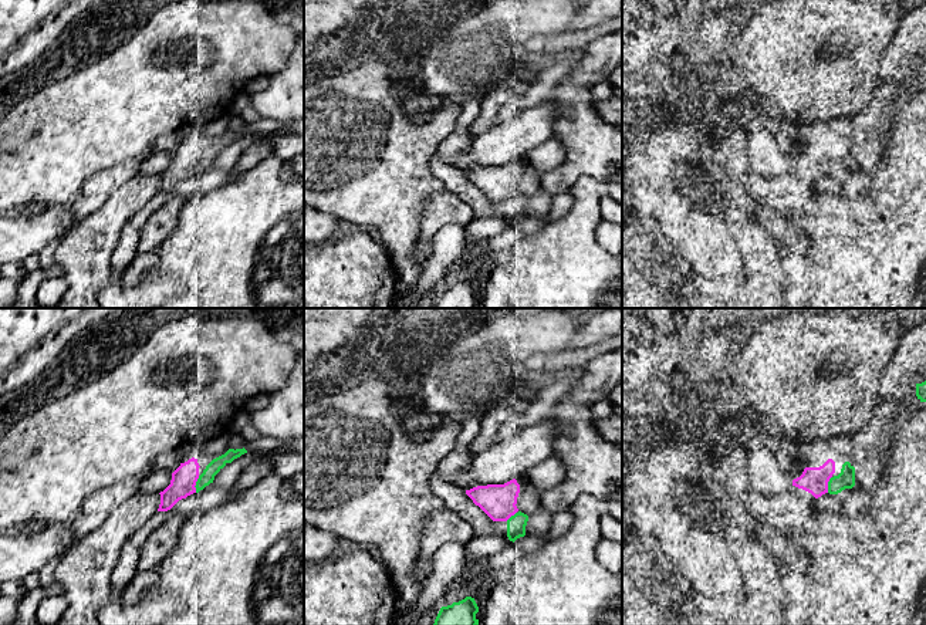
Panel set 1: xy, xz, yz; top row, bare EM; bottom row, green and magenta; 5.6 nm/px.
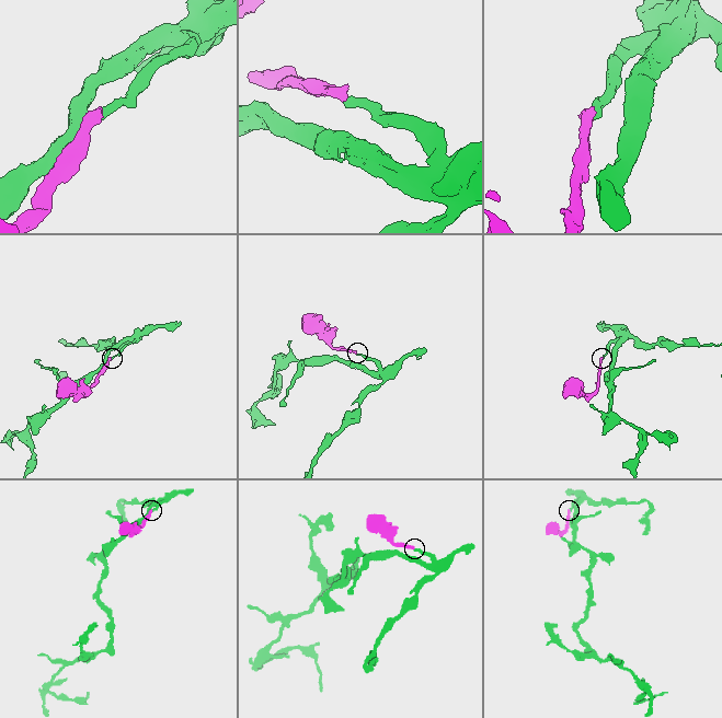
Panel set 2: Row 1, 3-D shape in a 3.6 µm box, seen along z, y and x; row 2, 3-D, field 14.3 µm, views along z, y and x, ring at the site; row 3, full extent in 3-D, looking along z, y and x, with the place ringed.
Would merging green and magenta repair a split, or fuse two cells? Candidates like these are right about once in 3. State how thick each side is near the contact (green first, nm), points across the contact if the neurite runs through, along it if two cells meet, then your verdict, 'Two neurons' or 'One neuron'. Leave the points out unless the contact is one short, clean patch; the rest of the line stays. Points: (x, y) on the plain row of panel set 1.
Thickness 80 nm (green) against 140 nm. One neuron

